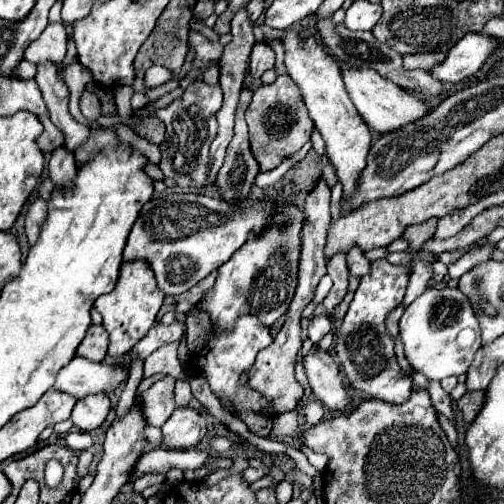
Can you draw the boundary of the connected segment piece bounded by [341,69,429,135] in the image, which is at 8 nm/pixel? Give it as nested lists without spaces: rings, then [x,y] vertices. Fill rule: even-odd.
[[[343,69],[341,75],[343,75],[345,89],[347,89],[355,109],[359,111],[363,121],[369,125],[369,129],[373,129],[379,135],[395,131],[395,129],[399,129],[407,123],[413,123],[413,121],[421,119],[425,113],[429,113],[429,107],[423,101],[419,101],[419,97],[415,93],[405,91],[399,85],[383,79],[377,71],[371,71],[371,69]]]

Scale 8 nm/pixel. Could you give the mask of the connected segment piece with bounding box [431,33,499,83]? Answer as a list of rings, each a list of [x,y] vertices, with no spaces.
[[[467,33],[459,43],[455,43],[455,47],[451,47],[447,59],[433,67],[431,75],[443,83],[459,83],[477,73],[485,59],[497,49],[497,45],[499,39],[495,37],[487,37],[483,33]]]

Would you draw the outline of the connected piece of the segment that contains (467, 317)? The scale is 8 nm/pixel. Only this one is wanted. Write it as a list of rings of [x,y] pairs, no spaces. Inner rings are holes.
[[[427,289],[417,297],[403,313],[399,321],[399,333],[405,345],[405,357],[413,369],[423,373],[427,379],[441,381],[443,377],[459,377],[467,373],[475,351],[481,345],[479,321],[473,307],[459,289]]]

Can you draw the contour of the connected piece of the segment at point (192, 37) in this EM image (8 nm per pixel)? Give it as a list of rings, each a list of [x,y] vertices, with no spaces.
[[[189,31],[189,45],[195,49],[193,69],[205,69],[209,61],[219,61],[223,55],[221,43],[211,43],[201,33],[195,33],[195,31]]]

